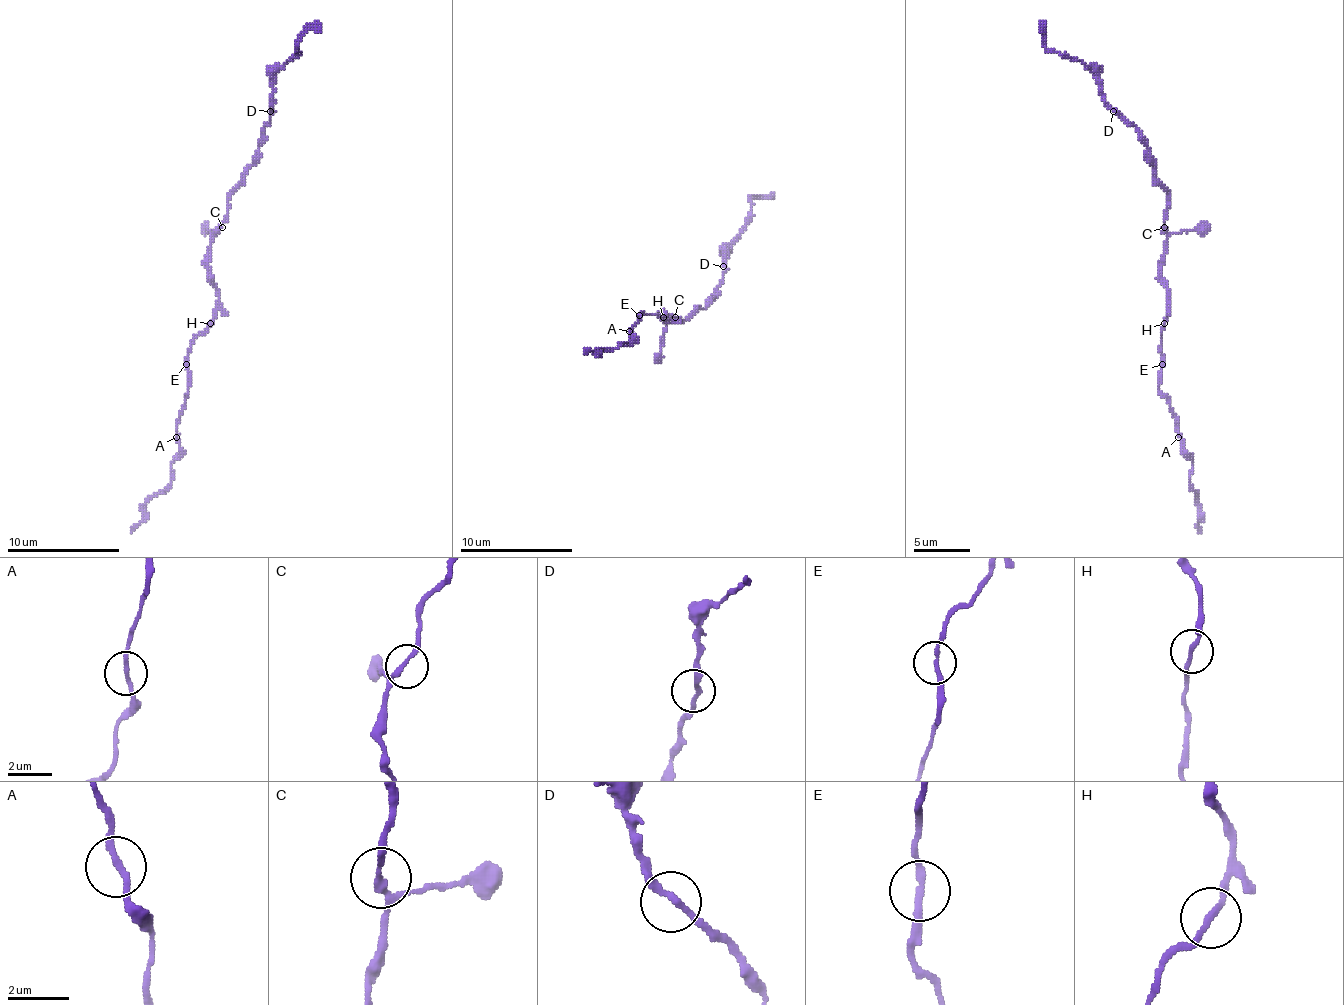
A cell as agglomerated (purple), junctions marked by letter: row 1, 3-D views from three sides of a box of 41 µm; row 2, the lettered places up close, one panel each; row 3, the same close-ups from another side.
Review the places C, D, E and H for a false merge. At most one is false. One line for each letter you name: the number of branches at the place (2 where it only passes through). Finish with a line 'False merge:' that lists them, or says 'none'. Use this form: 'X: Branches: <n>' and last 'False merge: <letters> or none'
E: Branches: 2
False merge: E

